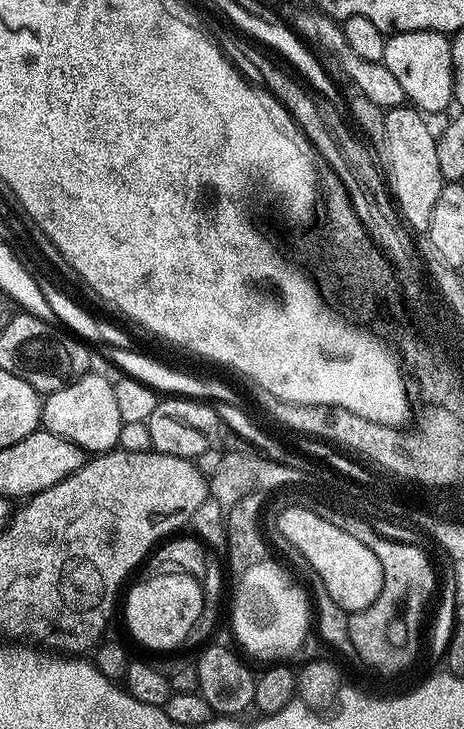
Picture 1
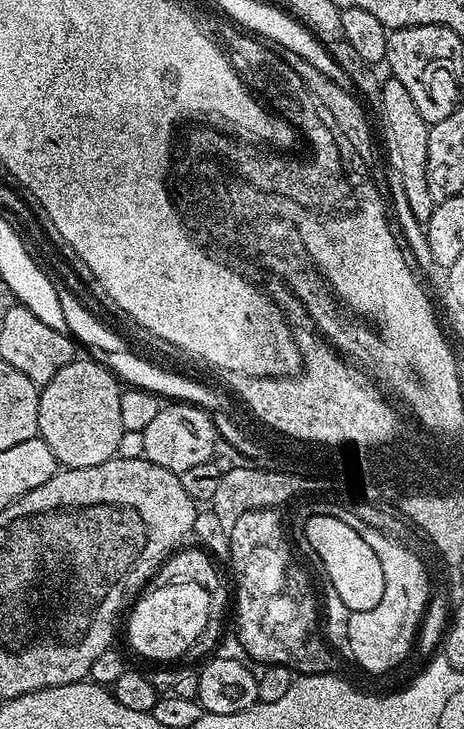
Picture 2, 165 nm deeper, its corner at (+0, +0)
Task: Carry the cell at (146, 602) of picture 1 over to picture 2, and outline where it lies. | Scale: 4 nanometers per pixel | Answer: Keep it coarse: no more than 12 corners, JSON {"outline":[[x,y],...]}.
{"outline":[[193,580],[145,591],[131,605],[138,655],[176,662],[209,617]]}

